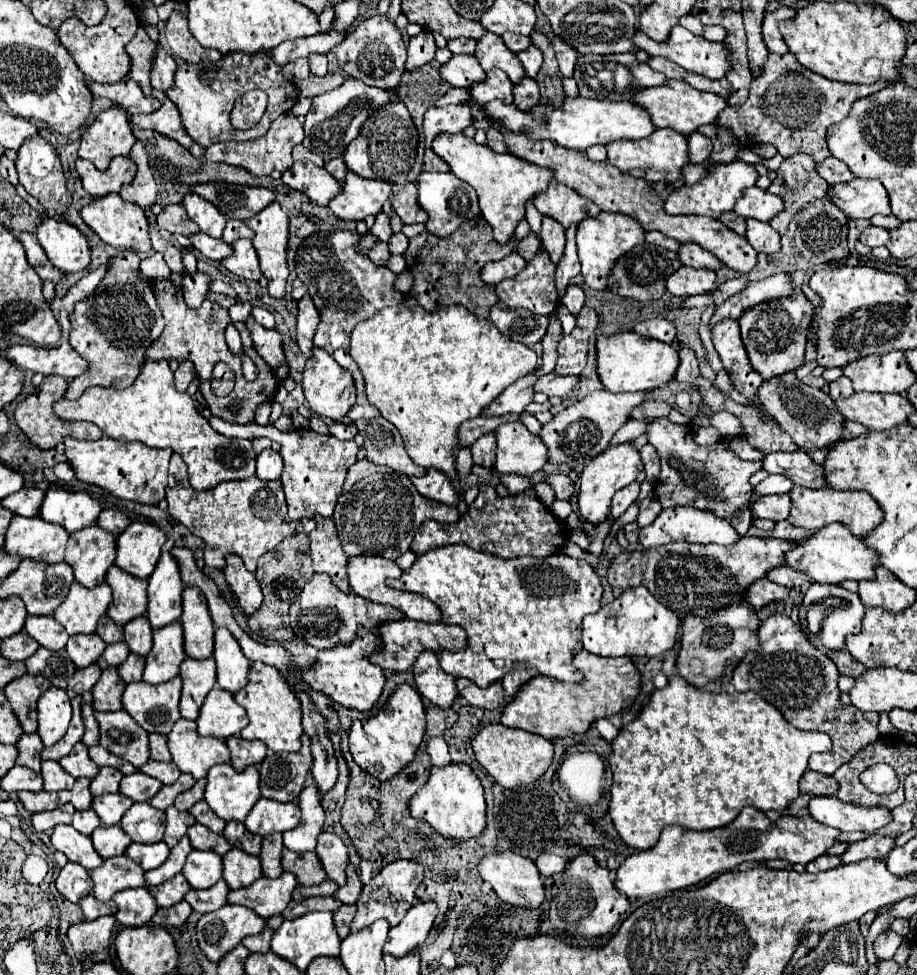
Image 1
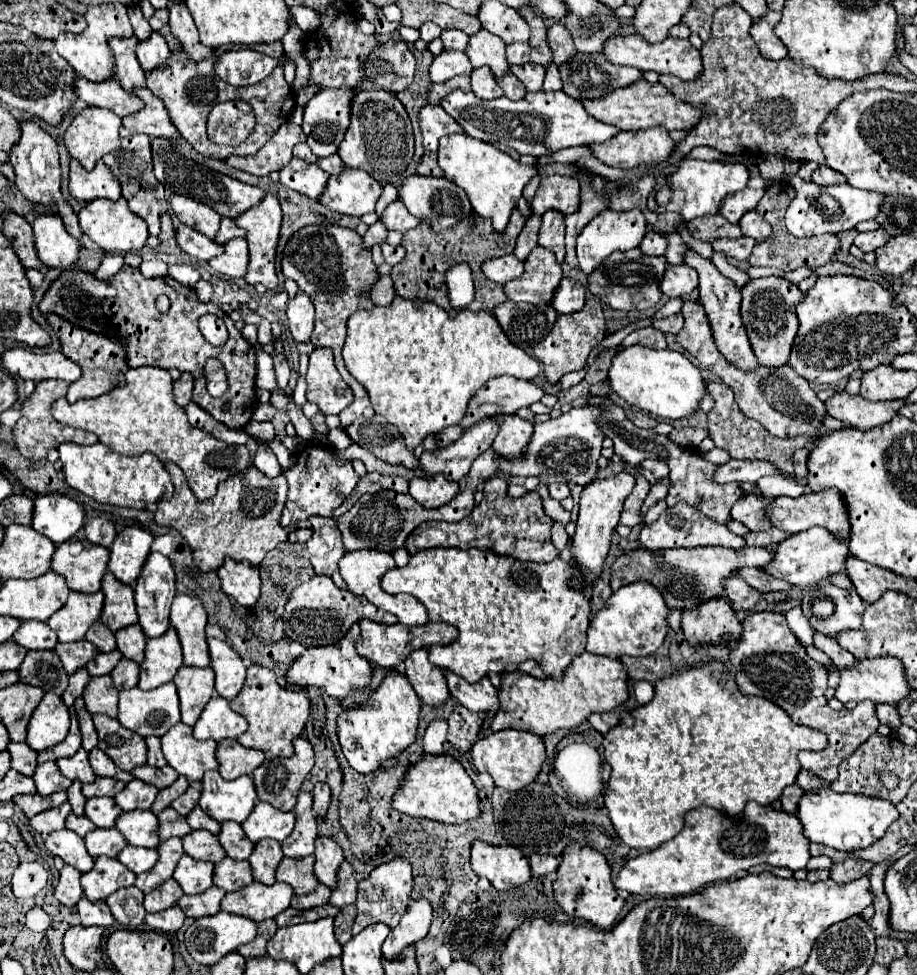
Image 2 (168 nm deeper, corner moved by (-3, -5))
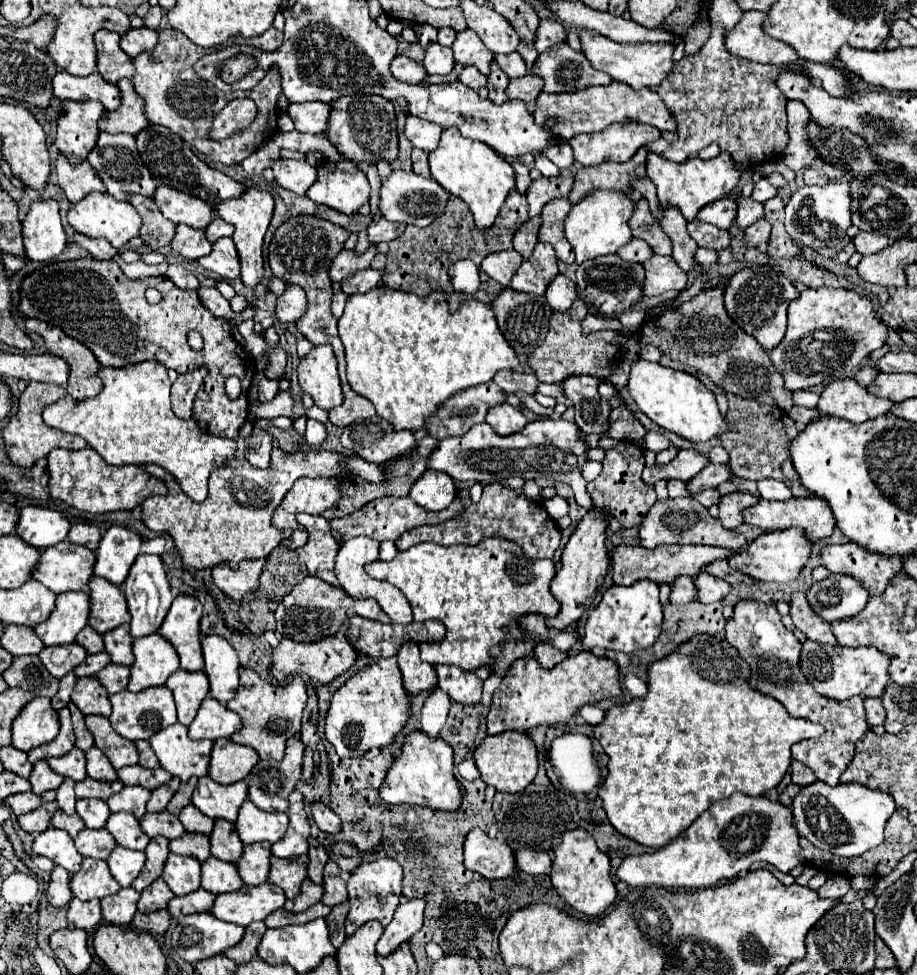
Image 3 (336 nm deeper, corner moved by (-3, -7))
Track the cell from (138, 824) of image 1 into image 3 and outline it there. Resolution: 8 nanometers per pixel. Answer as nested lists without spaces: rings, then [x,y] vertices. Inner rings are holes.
[[[119,812],[111,814],[109,822],[105,826],[119,846],[129,850],[145,850],[149,844],[149,836],[145,836],[139,820],[131,816],[131,812]]]

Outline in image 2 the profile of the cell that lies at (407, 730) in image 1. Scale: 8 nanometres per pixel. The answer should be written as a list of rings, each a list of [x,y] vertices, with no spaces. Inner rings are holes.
[[[389,670],[379,688],[373,690],[365,702],[345,710],[337,718],[339,744],[349,766],[361,774],[371,774],[381,768],[381,762],[403,752],[417,736],[419,708],[421,700],[409,686],[409,680],[397,670]]]

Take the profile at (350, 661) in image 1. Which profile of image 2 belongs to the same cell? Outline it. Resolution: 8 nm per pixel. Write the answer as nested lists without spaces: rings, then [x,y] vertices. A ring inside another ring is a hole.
[[[353,624],[349,628],[349,634],[341,638],[335,644],[329,646],[317,646],[317,648],[307,648],[287,670],[287,682],[307,688],[307,686],[317,686],[323,692],[327,692],[333,698],[343,698],[349,690],[365,688],[371,682],[371,666],[369,662],[355,652],[355,642],[359,638],[359,624]]]

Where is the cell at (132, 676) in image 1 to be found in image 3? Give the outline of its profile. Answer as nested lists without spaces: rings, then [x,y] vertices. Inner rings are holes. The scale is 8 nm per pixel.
[[[107,664],[101,672],[97,672],[97,680],[107,688],[109,694],[127,690],[129,676],[131,676],[131,670],[127,666],[119,666],[119,664]]]

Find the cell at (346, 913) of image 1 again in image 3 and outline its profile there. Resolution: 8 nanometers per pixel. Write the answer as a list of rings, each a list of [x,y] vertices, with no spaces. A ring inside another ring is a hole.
[[[349,902],[337,904],[331,914],[325,918],[327,920],[327,928],[329,928],[329,940],[335,948],[339,948],[345,940],[345,918],[349,914]]]

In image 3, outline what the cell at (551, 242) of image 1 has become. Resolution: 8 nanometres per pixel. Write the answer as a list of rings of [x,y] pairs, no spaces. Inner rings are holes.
[[[567,198],[561,200],[551,200],[543,212],[543,224],[539,228],[539,242],[547,242],[555,248],[557,258],[565,264],[573,264],[575,262],[575,254],[571,250],[571,244],[565,240],[565,218],[571,210],[571,204]]]

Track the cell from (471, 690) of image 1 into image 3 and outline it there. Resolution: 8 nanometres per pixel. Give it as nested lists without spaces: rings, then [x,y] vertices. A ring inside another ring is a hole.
[[[435,666],[439,674],[439,688],[461,704],[481,704],[483,680],[473,672],[461,672],[457,666]]]

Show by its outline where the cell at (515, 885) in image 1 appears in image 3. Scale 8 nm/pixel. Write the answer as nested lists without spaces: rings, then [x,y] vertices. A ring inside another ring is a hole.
[[[479,828],[467,834],[463,850],[465,850],[465,866],[473,872],[479,872],[487,880],[509,878],[517,868],[513,850],[501,840],[491,840]]]

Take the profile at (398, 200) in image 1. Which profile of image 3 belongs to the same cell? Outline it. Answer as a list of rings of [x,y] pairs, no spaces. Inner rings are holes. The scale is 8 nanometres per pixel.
[[[381,216],[379,220],[373,220],[369,224],[369,228],[367,228],[369,242],[373,242],[373,244],[391,242],[391,240],[395,240],[395,238],[399,238],[403,234],[405,226],[407,224],[403,224],[403,222],[391,222],[391,220],[387,220],[387,218]]]

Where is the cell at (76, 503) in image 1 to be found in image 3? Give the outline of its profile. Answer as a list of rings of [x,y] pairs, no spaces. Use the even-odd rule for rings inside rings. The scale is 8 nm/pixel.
[[[25,506],[21,508],[15,534],[35,548],[49,548],[63,542],[69,534],[69,528],[71,524],[61,512],[53,508]]]

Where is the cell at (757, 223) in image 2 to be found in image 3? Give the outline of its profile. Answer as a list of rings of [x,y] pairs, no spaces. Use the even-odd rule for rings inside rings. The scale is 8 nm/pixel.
[[[739,198],[739,208],[737,208],[737,226],[741,230],[749,228],[757,220],[765,218],[765,208],[761,202],[753,202],[751,198]]]

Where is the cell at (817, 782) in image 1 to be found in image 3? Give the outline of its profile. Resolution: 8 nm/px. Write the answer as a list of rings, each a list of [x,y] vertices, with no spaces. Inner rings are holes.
[[[793,762],[793,764],[791,764],[791,780],[793,780],[793,784],[809,786],[809,784],[813,784],[817,778],[815,778],[815,774],[813,774],[805,764]]]

